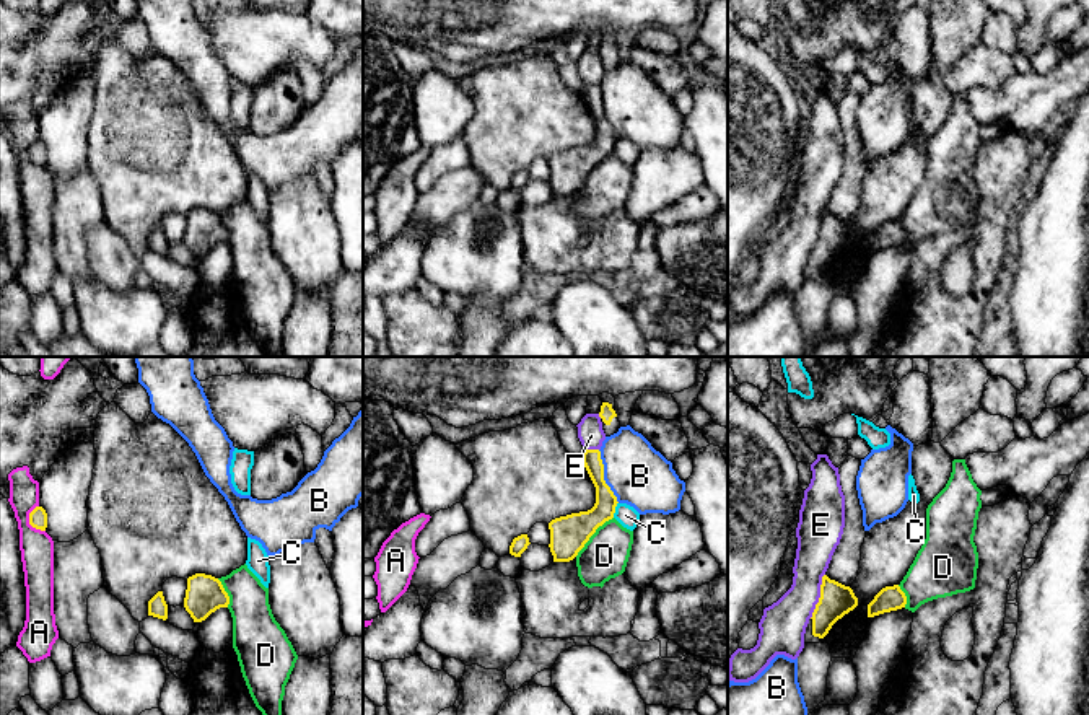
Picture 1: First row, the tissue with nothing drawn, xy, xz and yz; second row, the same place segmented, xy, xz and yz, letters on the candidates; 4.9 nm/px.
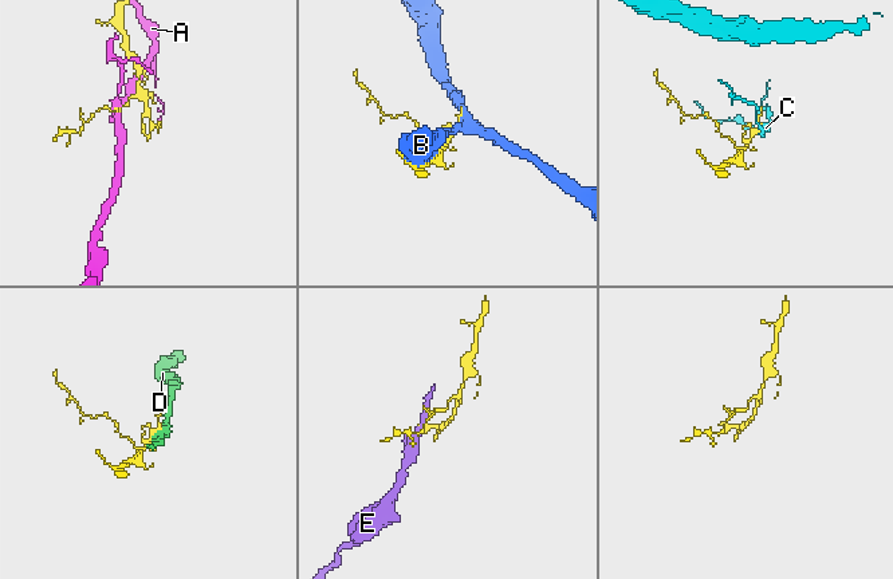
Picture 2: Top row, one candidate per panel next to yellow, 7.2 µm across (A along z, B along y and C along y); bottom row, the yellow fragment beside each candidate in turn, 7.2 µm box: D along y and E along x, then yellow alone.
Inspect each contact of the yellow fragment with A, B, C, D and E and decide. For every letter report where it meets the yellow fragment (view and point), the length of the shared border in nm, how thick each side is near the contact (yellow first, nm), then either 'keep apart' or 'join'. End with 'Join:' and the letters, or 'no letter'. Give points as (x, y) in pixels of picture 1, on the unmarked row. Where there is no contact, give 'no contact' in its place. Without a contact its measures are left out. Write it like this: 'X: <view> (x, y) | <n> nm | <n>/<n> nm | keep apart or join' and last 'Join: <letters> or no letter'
A: xy (30, 157) | 140 nm | 100/170 nm | keep apart
B: xz (603, 111) | 280 nm | 130/300 nm | keep apart
C: xz (614, 145) | 80 nm | 180/100 nm | keep apart
D: xz (593, 168) | 280 nm | 190/220 nm | keep apart
E: yz (821, 232) | 240 nm | 160/220 nm | keep apart
Join: no letter

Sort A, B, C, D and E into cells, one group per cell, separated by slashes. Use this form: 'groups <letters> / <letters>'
groups A / B / C / D / E

